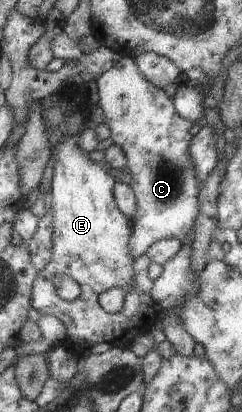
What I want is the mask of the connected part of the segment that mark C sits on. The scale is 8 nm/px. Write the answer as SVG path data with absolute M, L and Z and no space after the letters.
M121 57L111 69L96 80L103 111L103 122L109 127L110 138L120 146L128 157L132 178L131 187L135 190L138 213L132 218L133 233L130 248L134 259L147 253L155 242L162 239L180 239L192 232L196 218L200 214L201 180L191 153L191 142L195 137L190 134L194 126L191 119L179 114L177 104L160 87L154 86L140 70L133 57Z

